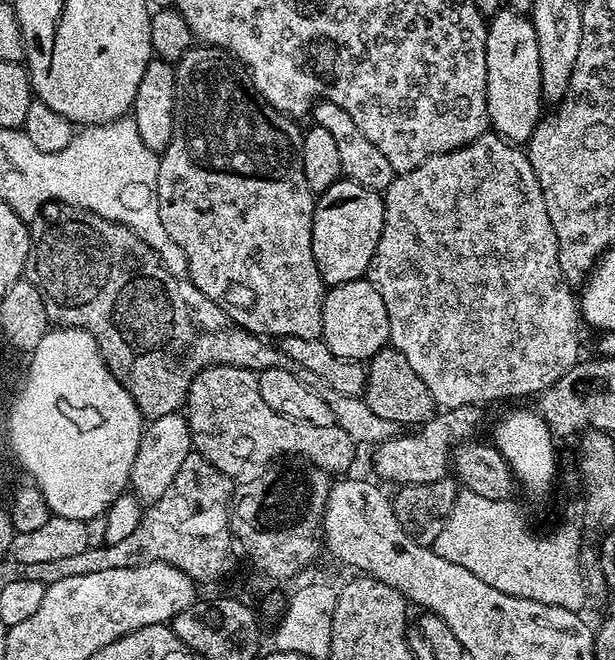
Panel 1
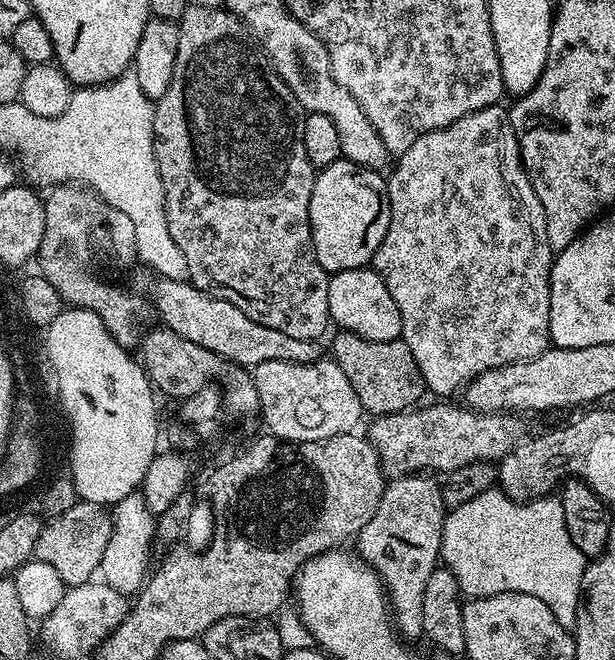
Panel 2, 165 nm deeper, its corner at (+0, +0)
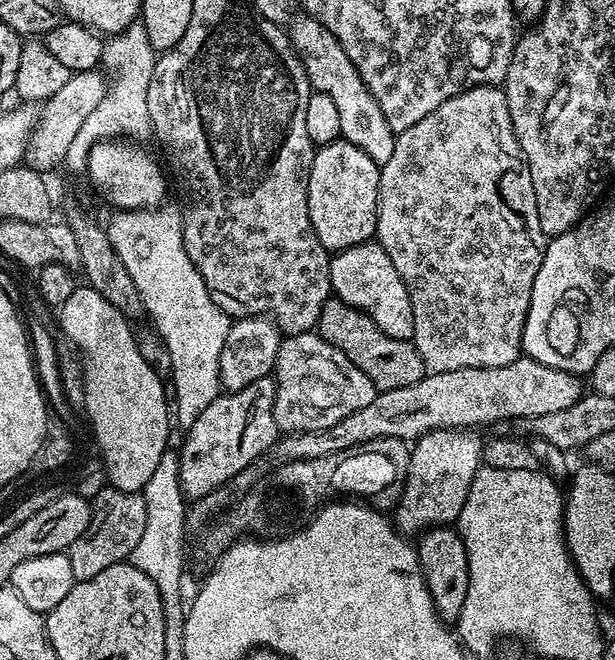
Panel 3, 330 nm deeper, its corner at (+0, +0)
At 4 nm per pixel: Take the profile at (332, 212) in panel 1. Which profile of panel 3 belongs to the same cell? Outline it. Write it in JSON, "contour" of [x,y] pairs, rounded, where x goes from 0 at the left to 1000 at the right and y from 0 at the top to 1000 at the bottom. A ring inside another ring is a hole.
{"contour":[[[558,209],[512,226],[501,271],[501,317],[511,355],[535,383],[597,370],[610,359],[618,305],[618,250]]]}

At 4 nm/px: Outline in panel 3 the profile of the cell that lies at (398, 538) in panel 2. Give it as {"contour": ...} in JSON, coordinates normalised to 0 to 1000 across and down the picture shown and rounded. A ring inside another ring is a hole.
{"contour":[[[714,648],[681,662],[668,674],[660,730],[650,750],[650,761],[641,771],[641,792],[659,814],[670,815],[696,800],[735,797],[746,789],[751,767],[758,767],[758,748],[764,748],[764,736],[771,730],[774,715],[784,706],[784,667],[774,659],[776,656],[767,652]]]}

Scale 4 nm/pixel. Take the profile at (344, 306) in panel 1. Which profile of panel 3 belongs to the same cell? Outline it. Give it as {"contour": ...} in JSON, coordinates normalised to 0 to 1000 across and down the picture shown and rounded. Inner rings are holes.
{"contour":[[[616,367],[569,373],[561,382],[545,383],[533,395],[533,414],[545,453],[592,473],[634,512],[668,515],[673,506],[673,470],[667,464],[667,445],[634,397],[634,385],[621,379]]]}

